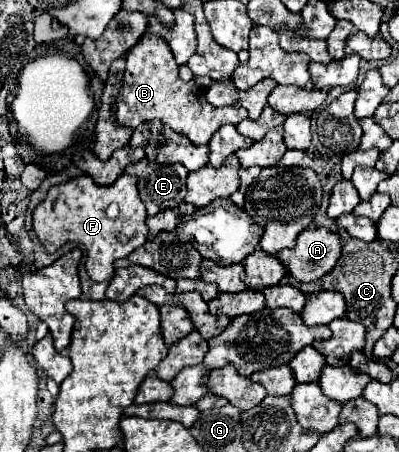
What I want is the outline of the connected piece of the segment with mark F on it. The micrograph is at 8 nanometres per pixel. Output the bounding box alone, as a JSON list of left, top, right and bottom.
[34,174,146,282]

